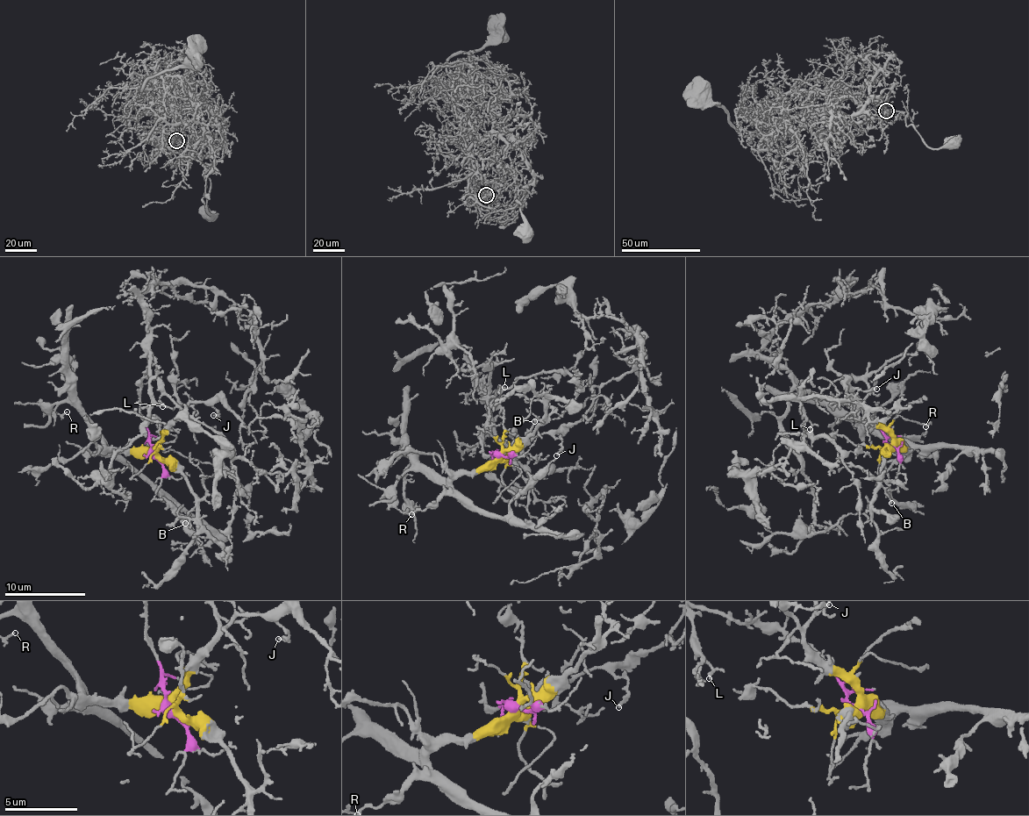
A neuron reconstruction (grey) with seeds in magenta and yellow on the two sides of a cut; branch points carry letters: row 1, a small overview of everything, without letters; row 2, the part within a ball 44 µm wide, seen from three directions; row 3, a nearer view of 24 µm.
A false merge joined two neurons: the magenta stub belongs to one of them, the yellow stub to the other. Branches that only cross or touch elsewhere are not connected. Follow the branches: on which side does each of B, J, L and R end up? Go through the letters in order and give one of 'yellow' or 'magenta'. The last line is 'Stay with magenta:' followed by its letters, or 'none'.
B: yellow
J: yellow
L: magenta
R: yellow
Stay with magenta: L

